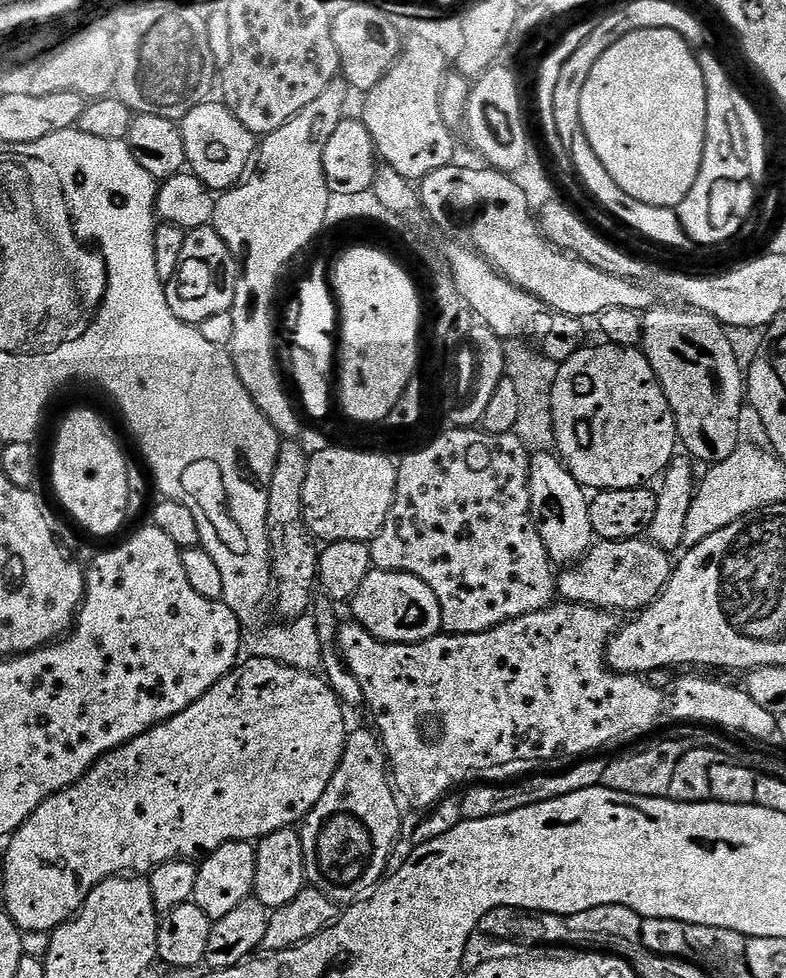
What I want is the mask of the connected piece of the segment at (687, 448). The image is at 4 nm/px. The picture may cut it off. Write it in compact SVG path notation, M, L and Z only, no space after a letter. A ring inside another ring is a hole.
M653 306L643 313L644 342L642 351L650 362L662 390L666 394L666 402L670 402L670 410L676 415L676 434L683 451L693 461L713 466L725 462L730 454L734 454L742 443L740 437L740 415L746 412L746 372L740 368L740 360L736 357L736 348L724 325L719 324L712 316L704 312L689 310L684 306L676 308L660 308Z

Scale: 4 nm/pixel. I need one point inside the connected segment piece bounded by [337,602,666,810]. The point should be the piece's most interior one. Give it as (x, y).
(537, 688)

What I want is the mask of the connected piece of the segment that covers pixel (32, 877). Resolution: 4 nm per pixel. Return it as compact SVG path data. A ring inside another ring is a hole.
M252 654L249 657L248 661L245 659L237 663L236 667L227 672L209 692L202 694L198 702L186 706L186 710L182 710L174 718L163 720L149 732L143 732L129 744L123 744L121 748L107 752L78 782L46 798L46 802L42 802L42 806L38 806L38 810L34 810L34 814L26 818L24 825L12 833L7 841L8 849L4 852L4 864L2 864L2 870L6 874L6 890L2 894L2 900L4 900L2 908L21 933L47 932L51 934L55 932L61 924L65 924L79 912L88 895L99 884L114 876L147 874L171 860L196 862L209 856L211 852L218 850L218 846L226 842L235 840L256 842L262 836L274 834L274 830L299 825L308 815L308 811L318 802L318 798L326 794L326 786L330 786L330 778L334 778L334 770L342 758L350 735L350 727L348 728L347 722L344 721L344 714L346 714L344 704L336 696L325 677L315 671L291 668L265 656Z

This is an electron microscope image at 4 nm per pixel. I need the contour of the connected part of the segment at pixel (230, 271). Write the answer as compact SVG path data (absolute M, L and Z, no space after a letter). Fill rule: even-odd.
M211 226L191 229L186 246L182 246L182 258L178 258L178 270L166 284L170 310L182 323L193 326L199 326L214 314L231 312L237 275L238 262L216 231Z

